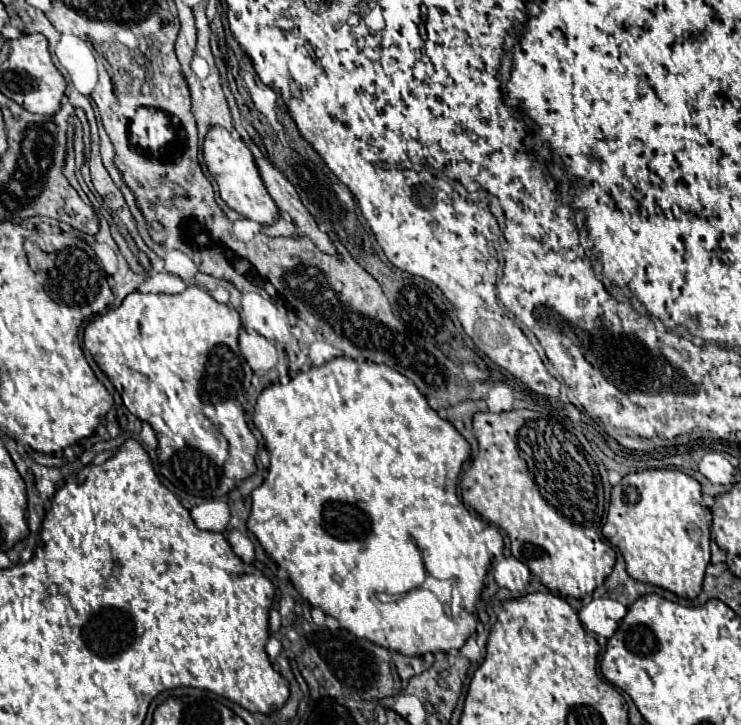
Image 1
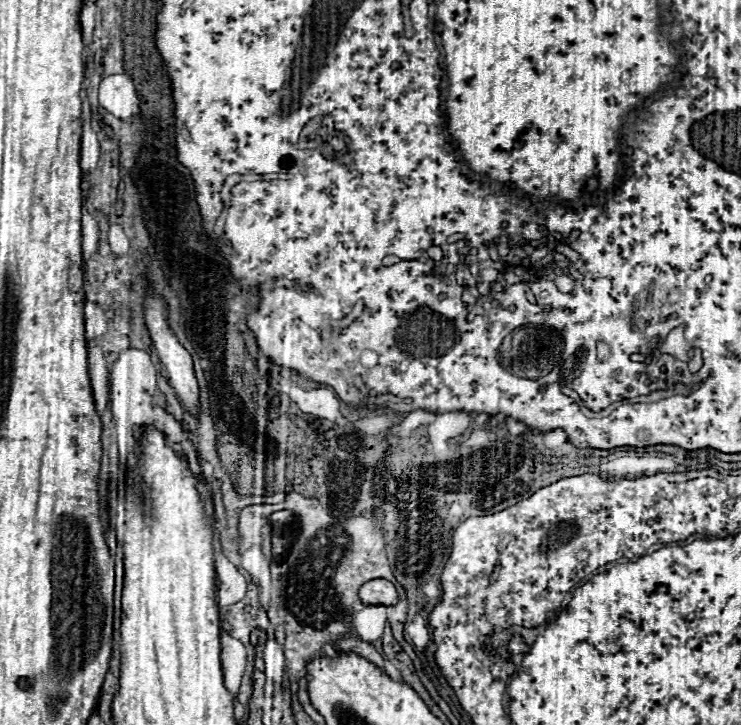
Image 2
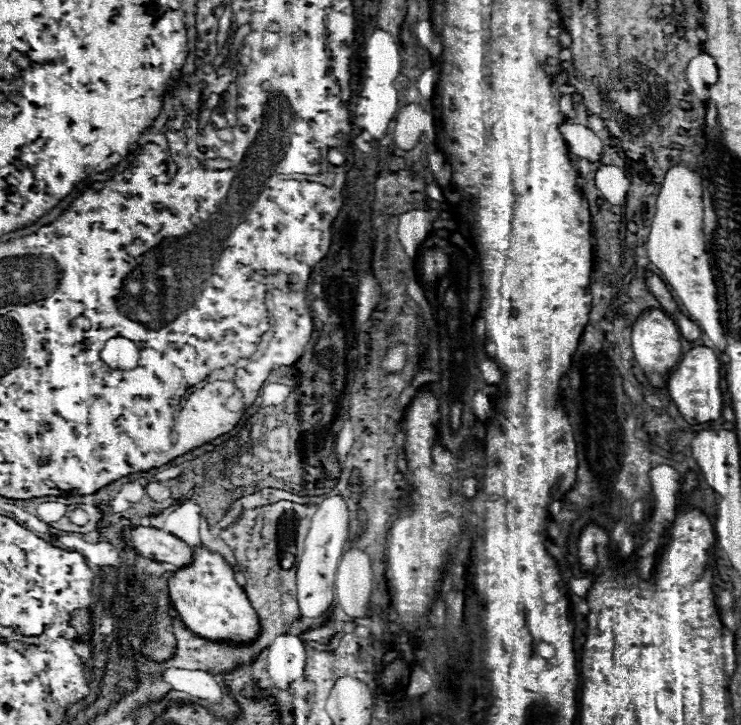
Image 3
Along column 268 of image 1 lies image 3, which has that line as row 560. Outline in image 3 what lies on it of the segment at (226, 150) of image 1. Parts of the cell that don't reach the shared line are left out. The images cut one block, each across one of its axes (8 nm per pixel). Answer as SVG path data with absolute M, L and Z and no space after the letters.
M194 548L194 562L174 572L174 576L168 580L168 590L180 620L196 636L234 644L250 644L254 638L258 638L260 618L252 608L246 592L236 584L234 570L222 556L206 548Z

